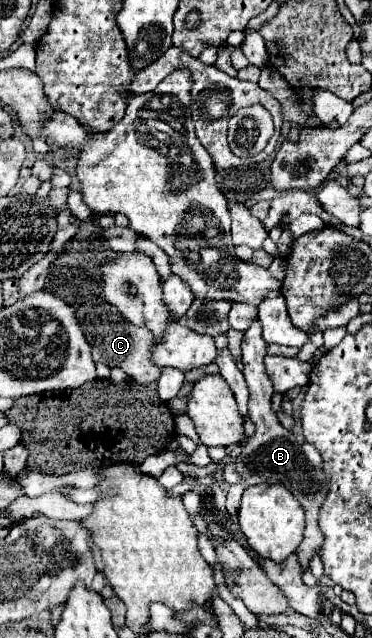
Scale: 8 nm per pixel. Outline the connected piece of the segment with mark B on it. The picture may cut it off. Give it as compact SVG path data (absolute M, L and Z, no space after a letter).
M255 319L251 323L251 327L245 331L243 337L243 375L249 387L249 417L255 423L257 431L253 437L249 437L243 445L241 445L241 455L237 457L237 471L241 477L249 477L249 475L261 475L265 479L273 479L279 481L281 485L287 487L287 491L291 491L299 503L303 505L305 511L305 535L301 545L297 547L295 555L297 561L301 565L301 573L309 571L309 561L313 559L313 555L321 555L321 545L323 545L323 533L319 531L319 507L323 505L323 499L327 497L327 475L321 469L315 469L311 463L307 463L301 445L297 443L297 439L293 437L293 433L289 429L285 429L273 407L271 407L271 397L273 397L273 387L263 363L263 357L267 355L267 343L261 337L261 323Z

